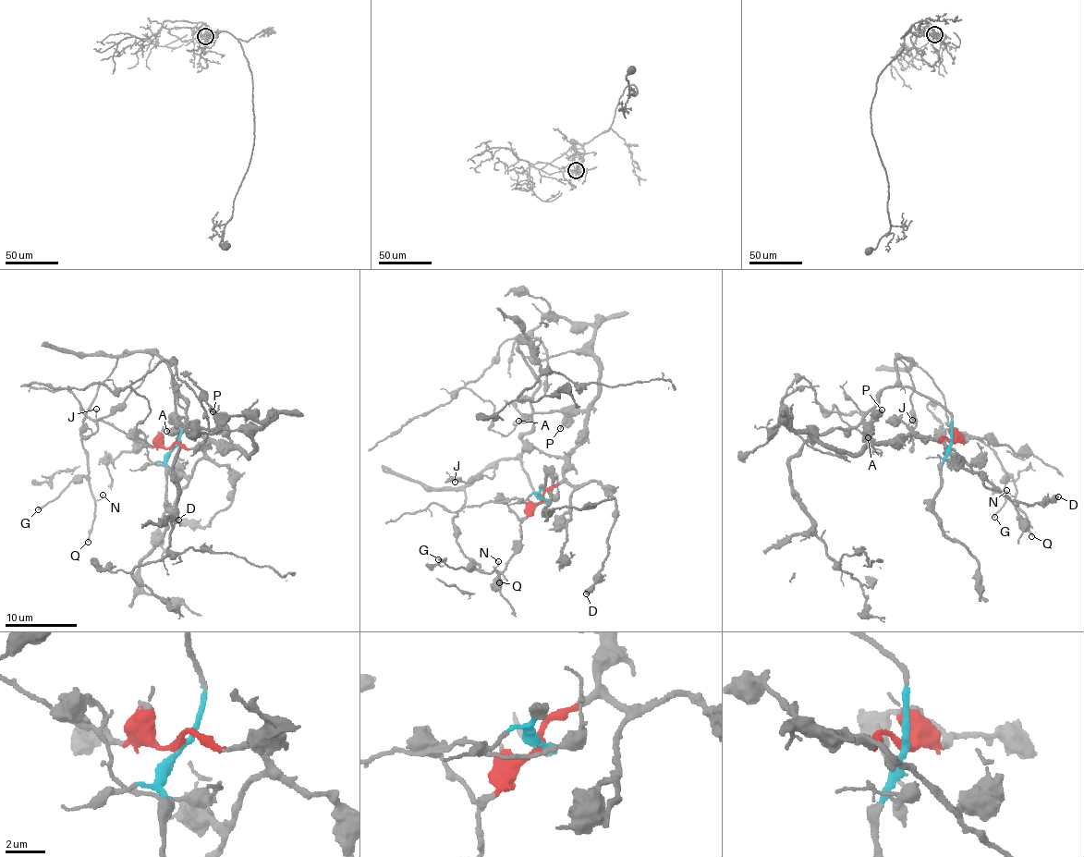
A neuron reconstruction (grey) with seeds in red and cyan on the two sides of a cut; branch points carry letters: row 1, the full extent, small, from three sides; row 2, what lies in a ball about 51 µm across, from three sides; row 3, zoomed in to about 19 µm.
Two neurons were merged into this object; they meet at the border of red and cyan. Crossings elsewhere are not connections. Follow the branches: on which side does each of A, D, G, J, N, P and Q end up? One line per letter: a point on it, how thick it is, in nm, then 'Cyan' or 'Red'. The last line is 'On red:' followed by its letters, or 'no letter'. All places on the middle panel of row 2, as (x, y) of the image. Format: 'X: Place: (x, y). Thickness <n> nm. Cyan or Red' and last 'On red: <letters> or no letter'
A: Place: (518, 421). Thickness 700 nm. Red
D: Place: (586, 593). Thickness 550 nm. Red
G: Place: (438, 559). Thickness 200 nm. Cyan
J: Place: (455, 482). Thickness 140 nm. Cyan
N: Place: (498, 561). Thickness 110 nm. Cyan
P: Place: (560, 428). Thickness 240 nm. Red
Q: Place: (499, 582). Thickness 200 nm. Cyan
On red: A, D, P

